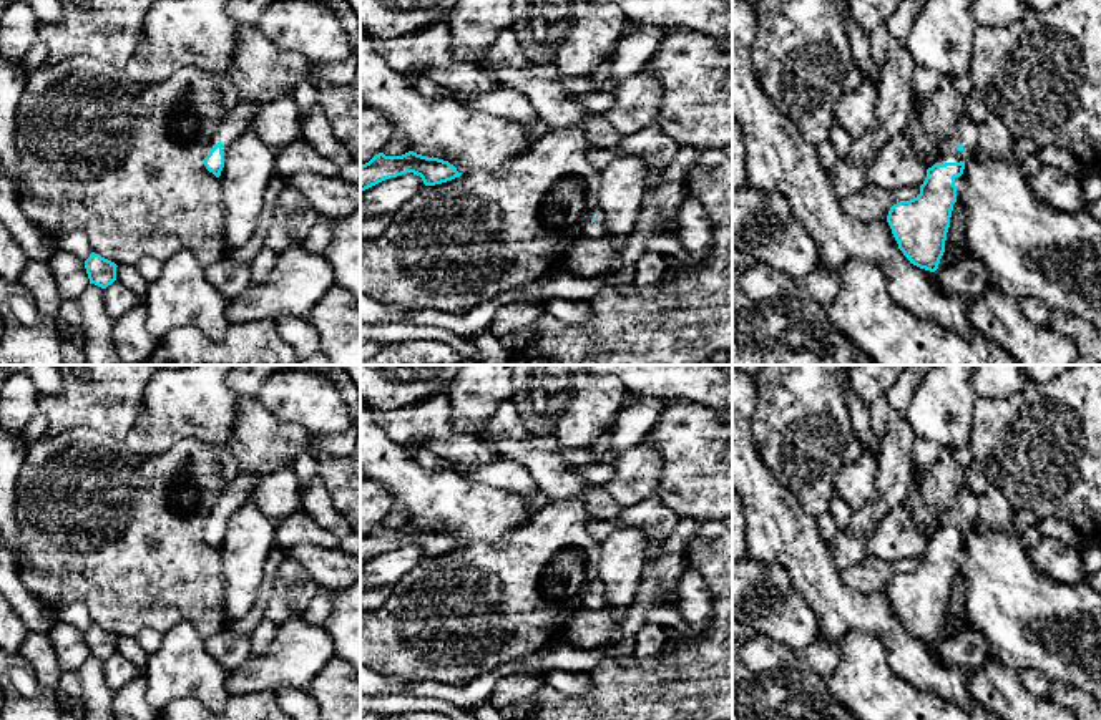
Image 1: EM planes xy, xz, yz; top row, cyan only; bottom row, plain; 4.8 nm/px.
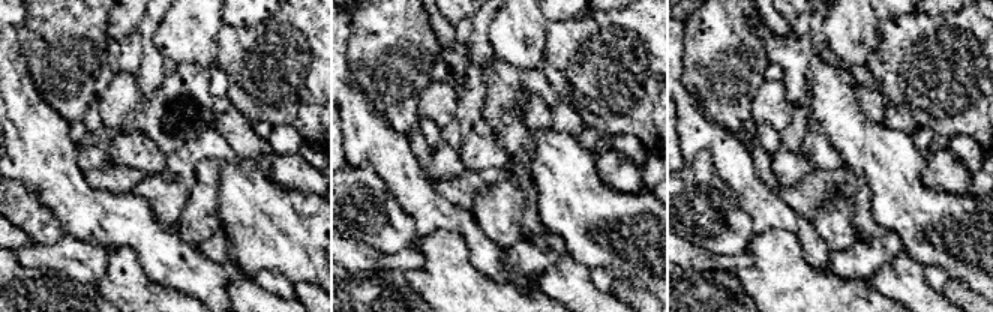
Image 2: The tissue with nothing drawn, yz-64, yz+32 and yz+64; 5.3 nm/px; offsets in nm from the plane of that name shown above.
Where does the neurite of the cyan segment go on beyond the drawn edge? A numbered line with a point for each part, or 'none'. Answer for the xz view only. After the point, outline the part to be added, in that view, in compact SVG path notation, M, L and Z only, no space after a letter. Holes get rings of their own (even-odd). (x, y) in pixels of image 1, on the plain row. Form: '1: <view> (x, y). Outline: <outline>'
1: xz (598, 599). Outline: M601 579L593 581L581 599L581 607L591 611L603 611L606 604L606 589Z

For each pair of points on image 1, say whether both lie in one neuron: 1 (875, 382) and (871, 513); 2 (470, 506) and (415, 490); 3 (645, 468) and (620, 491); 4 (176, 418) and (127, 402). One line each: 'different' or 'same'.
1: different
2: same
3: same
4: different

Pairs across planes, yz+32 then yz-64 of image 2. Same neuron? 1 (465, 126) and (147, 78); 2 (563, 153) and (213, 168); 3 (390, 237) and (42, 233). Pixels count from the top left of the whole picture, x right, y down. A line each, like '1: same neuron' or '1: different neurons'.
1: same neuron
2: different neurons
3: same neuron

